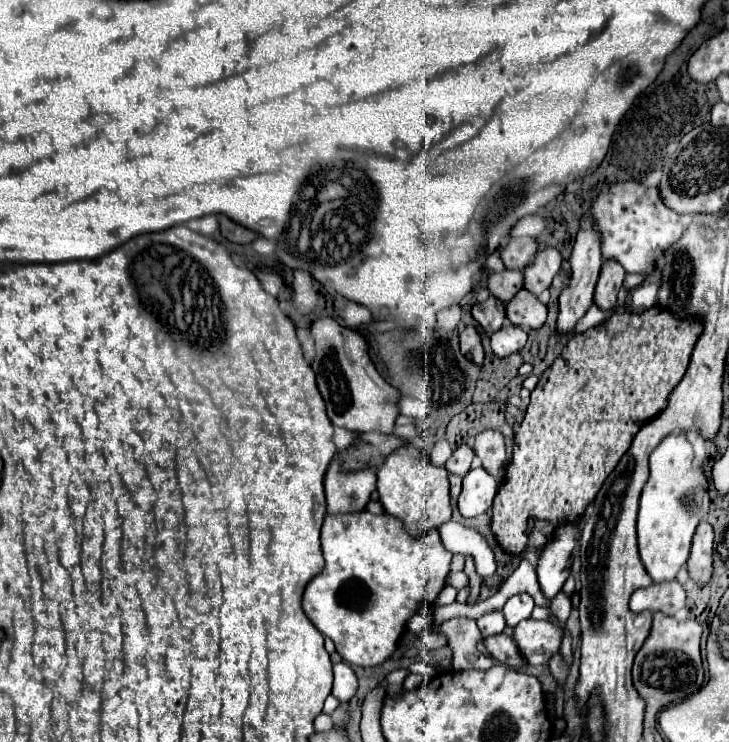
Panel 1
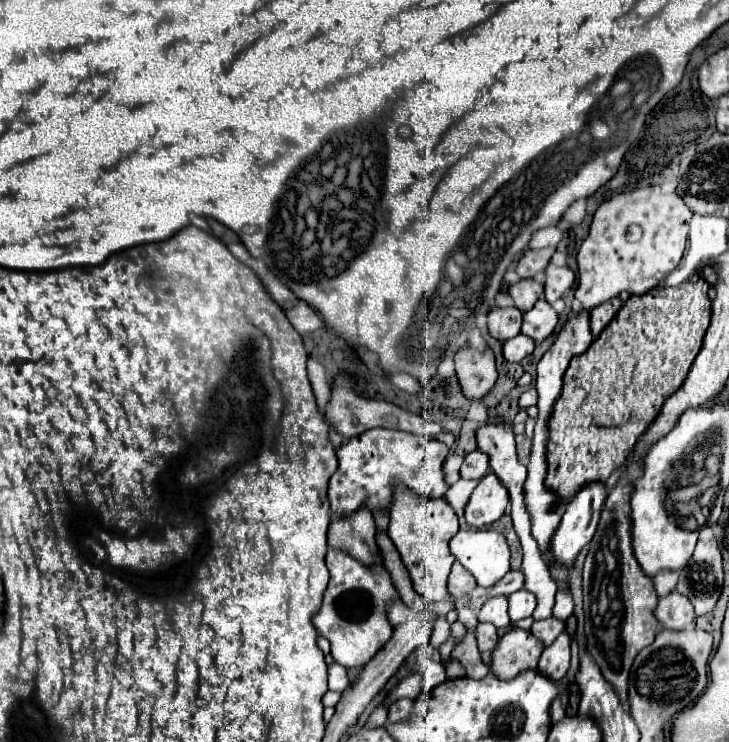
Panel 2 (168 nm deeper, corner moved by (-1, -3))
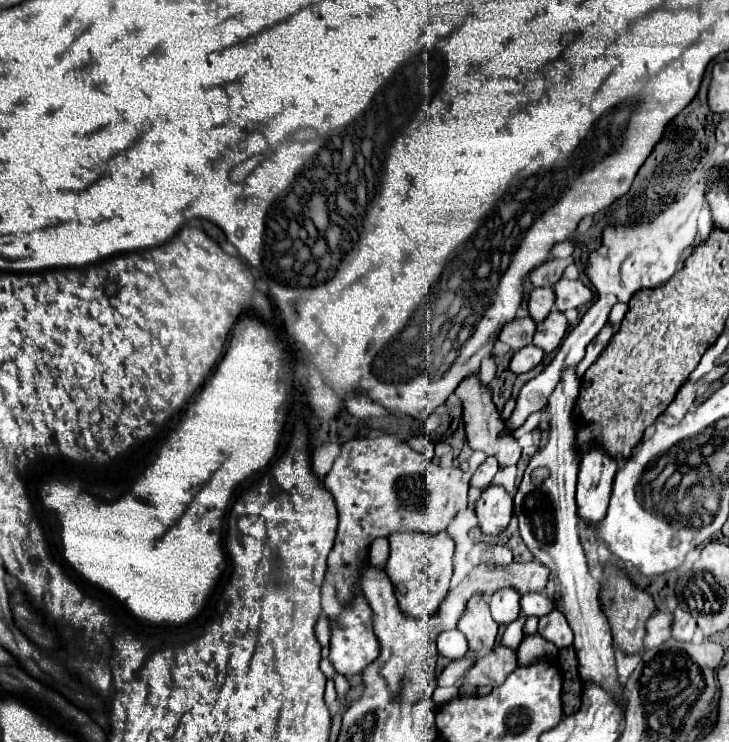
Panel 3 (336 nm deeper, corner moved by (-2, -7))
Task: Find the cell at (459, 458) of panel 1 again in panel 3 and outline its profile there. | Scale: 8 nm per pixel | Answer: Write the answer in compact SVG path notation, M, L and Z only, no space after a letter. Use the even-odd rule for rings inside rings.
M487 457L487 459L477 467L477 471L473 473L473 477L471 477L471 487L477 487L477 489L489 487L493 475L497 473L497 469L499 469L497 461L495 461L493 457Z

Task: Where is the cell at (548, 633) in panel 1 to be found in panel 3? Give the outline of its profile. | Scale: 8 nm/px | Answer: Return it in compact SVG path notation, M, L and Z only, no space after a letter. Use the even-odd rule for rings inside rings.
M497 645L491 653L475 661L473 669L465 675L465 683L473 687L479 687L479 685L499 687L507 679L507 675L513 673L517 667L519 667L517 649Z

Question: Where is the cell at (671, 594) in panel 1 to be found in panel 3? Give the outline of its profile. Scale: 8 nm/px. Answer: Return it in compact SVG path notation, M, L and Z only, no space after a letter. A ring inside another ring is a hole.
M677 607L675 611L673 611L673 627L671 627L671 633L673 633L673 637L677 639L677 641L691 641L691 637L693 637L693 633L695 633L695 629L697 629L697 623L695 623L695 619L687 613L687 611L683 611L681 607Z

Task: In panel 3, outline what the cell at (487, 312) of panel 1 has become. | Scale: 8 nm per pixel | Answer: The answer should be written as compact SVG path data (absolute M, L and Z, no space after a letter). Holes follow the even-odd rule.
M517 317L511 323L503 325L499 341L507 343L513 351L517 351L533 341L533 333L535 333L535 321L531 317Z

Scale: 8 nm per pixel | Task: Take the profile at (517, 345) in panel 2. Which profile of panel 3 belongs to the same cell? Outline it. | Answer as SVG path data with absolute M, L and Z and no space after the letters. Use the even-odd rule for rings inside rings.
M527 345L527 347L513 353L511 371L517 373L517 375L525 373L525 371L533 369L541 359L543 359L543 351L539 347L535 347L535 345Z

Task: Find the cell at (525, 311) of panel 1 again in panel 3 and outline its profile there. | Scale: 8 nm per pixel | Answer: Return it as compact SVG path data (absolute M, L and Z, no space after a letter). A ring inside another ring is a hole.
M551 311L551 315L547 315L547 319L543 319L543 323L537 325L535 329L535 339L533 343L537 347L541 347L545 353L551 353L559 347L561 339L565 337L565 331L567 331L567 319L561 311Z

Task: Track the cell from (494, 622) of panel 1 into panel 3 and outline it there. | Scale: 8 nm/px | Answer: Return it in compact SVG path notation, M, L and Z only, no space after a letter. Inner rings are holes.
M503 589L497 591L489 605L491 605L491 615L495 623L499 625L509 625L519 617L519 593L515 589Z

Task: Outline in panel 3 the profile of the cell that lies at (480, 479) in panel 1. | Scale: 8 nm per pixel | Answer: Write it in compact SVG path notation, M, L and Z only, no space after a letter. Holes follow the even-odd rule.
M491 485L477 499L475 513L483 535L499 535L511 521L513 499L501 485Z

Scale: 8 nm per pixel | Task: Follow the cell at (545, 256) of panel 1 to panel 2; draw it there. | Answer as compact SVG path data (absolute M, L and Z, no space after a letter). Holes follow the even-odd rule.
M550 263L546 269L546 301L554 303L562 299L574 287L574 273L568 267L556 267Z

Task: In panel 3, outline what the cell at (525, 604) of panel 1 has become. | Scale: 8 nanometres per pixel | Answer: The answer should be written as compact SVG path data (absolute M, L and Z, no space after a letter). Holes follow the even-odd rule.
M527 593L521 597L521 613L525 617L543 617L553 611L551 599L541 593Z

